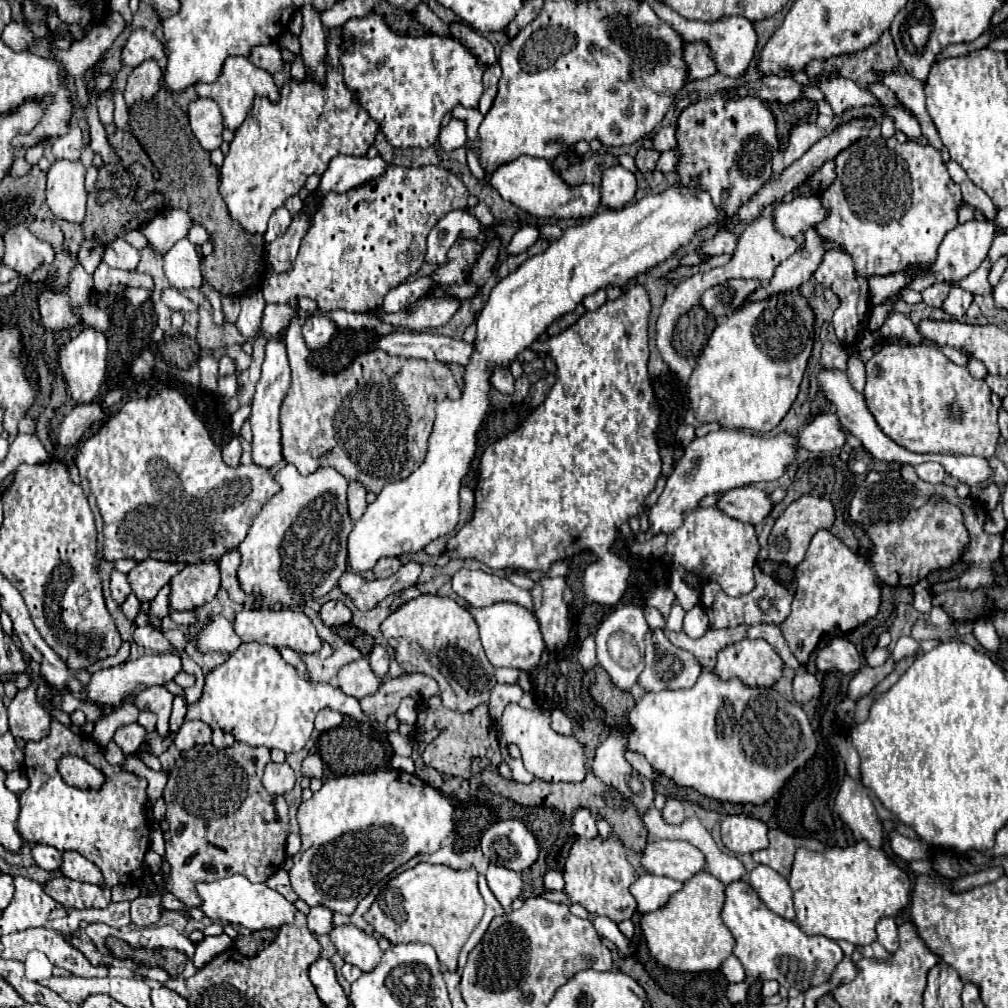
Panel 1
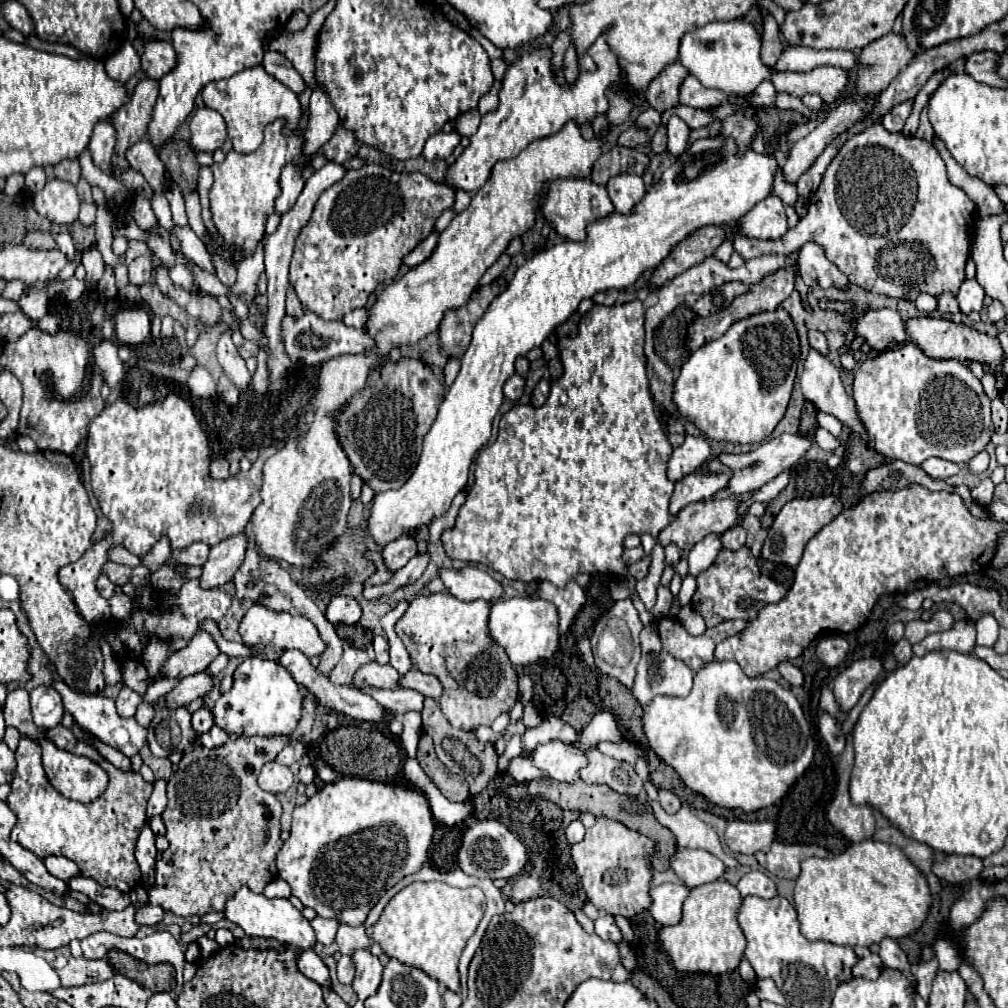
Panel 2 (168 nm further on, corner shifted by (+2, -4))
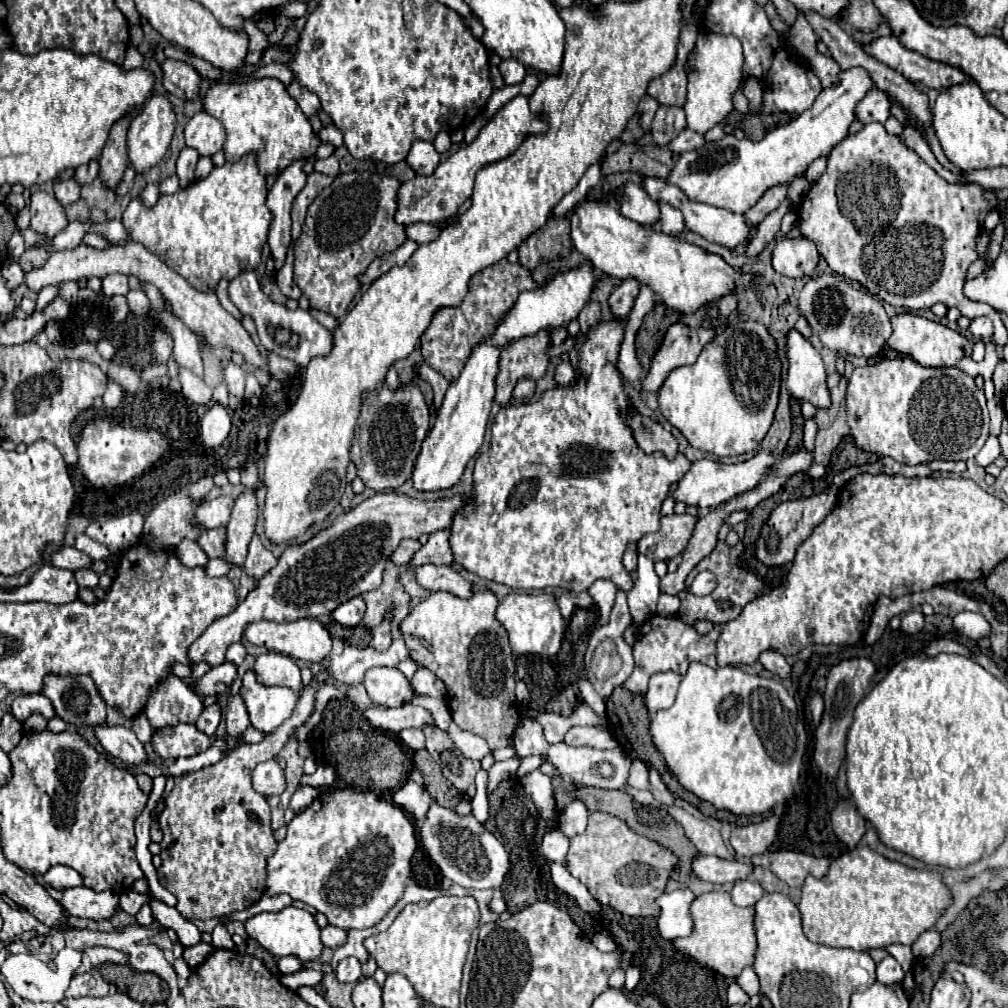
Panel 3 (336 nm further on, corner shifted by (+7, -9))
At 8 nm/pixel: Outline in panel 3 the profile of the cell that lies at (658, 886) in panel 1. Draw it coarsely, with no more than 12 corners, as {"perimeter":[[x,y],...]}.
{"perimeter":[[690,889],[662,893],[658,931],[664,939],[688,937]]}

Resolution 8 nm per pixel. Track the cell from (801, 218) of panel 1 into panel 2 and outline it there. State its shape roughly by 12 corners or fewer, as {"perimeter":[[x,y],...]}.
{"perimeter":[[771,194],[737,220],[737,234],[777,240],[787,232],[783,202]]}

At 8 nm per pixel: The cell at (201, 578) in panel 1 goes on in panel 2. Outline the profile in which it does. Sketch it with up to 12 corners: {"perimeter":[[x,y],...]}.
{"perimeter":[[245,532],[213,546],[201,586],[229,582],[247,550]]}

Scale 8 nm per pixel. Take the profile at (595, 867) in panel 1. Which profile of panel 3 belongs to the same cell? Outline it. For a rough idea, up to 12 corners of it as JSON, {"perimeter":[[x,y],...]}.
{"perimeter":[[608,813],[568,873],[604,907],[658,917],[676,857]]}

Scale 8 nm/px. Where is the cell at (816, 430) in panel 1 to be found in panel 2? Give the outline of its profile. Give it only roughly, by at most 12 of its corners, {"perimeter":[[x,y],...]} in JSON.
{"perimeter":[[781,434],[739,456],[717,454],[733,468],[735,496],[757,490],[809,450],[811,440]]}

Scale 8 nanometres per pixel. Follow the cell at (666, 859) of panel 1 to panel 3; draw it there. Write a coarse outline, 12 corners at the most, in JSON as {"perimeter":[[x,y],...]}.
{"perimeter":[[696,855],[692,875],[716,885],[746,879],[752,865]]}

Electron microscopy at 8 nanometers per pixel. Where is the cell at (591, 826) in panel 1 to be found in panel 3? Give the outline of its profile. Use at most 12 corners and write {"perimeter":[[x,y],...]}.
{"perimeter":[[560,829],[546,833],[542,853],[564,863],[570,839]]}

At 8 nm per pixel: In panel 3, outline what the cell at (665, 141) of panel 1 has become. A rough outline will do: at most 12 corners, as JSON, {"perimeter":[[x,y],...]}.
{"perimeter":[[690,129],[680,131],[668,145],[684,153],[704,145],[704,137]]}

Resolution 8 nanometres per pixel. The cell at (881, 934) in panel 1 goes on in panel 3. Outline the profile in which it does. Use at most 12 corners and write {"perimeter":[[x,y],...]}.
{"perimeter":[[894,957],[876,965],[876,979],[884,985],[902,983],[904,969]]}

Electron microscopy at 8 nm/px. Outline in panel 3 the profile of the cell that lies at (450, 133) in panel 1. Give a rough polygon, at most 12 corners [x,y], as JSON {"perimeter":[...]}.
{"perimeter":[[414,141],[406,163],[418,175],[432,175],[440,153],[430,141]]}

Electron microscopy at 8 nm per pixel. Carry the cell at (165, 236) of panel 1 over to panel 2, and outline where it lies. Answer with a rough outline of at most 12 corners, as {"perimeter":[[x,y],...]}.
{"perimeter":[[139,256],[129,268],[129,284],[143,286],[151,278],[153,264]]}

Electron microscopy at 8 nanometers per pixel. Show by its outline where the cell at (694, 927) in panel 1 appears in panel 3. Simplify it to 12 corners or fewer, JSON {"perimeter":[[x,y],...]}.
{"perimeter":[[726,891],[690,903],[674,947],[724,977],[754,963],[754,909]]}

